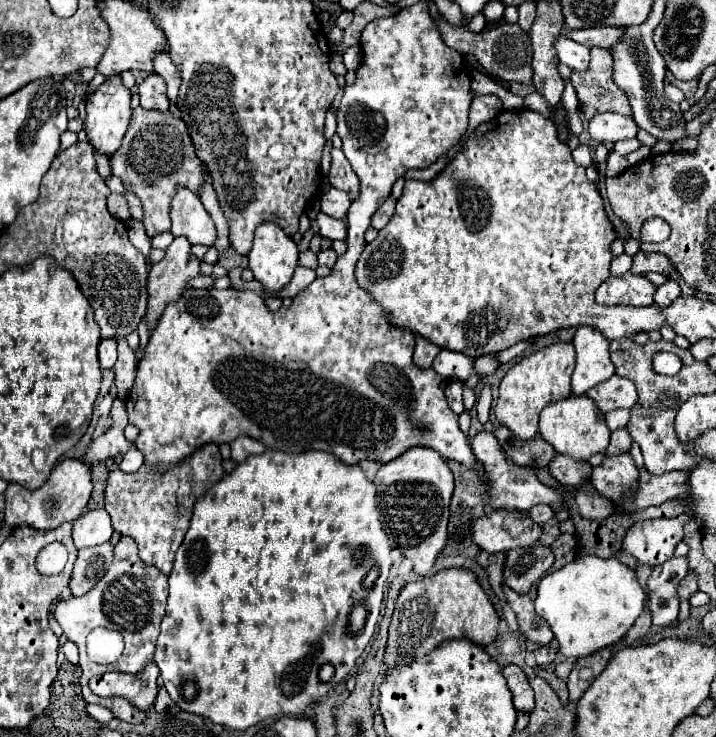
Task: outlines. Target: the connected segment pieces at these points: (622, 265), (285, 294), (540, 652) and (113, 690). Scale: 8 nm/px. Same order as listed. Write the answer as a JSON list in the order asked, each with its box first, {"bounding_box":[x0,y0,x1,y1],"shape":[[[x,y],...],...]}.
[{"bounding_box":[610,254,632,276],"shape":[[[620,254],[620,256],[616,256],[616,258],[612,260],[612,264],[610,264],[610,274],[612,274],[612,276],[624,276],[624,274],[630,270],[630,266],[632,266],[632,256]]]},{"bounding_box":[278,266,316,298],"shape":[[[298,266],[296,272],[294,272],[294,278],[292,282],[278,292],[280,298],[294,298],[298,292],[302,292],[308,284],[312,284],[316,280],[316,270],[312,268],[304,268],[304,266]]]},{"bounding_box":[534,646,558,666],"shape":[[[540,646],[540,648],[536,648],[534,656],[536,656],[536,662],[540,666],[550,666],[550,664],[554,664],[558,660],[558,652],[552,646]]]},{"bounding_box":[89,662,158,710],"shape":[[[150,662],[144,668],[144,672],[138,674],[104,672],[100,676],[94,676],[89,681],[89,687],[98,696],[126,696],[136,704],[136,708],[150,710],[158,692],[156,678],[158,678],[158,666]]]}]

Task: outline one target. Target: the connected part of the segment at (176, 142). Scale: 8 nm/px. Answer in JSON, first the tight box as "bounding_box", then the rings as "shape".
{"bounding_box":[110,106,202,236],"shape":[[[140,106],[134,108],[126,138],[116,156],[110,158],[110,166],[114,176],[120,176],[124,186],[142,200],[144,228],[148,236],[156,236],[168,230],[168,208],[178,186],[192,188],[194,192],[198,192],[200,188],[202,162],[194,152],[184,120],[174,116],[172,112],[144,110]]]}

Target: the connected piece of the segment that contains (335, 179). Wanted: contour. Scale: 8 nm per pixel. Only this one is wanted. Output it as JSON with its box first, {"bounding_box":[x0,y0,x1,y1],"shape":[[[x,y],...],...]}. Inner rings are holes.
{"bounding_box":[328,148,356,190],"shape":[[[332,148],[332,164],[330,164],[328,178],[330,178],[330,184],[338,190],[346,190],[348,184],[356,184],[354,182],[356,176],[354,176],[344,152],[338,148]]]}

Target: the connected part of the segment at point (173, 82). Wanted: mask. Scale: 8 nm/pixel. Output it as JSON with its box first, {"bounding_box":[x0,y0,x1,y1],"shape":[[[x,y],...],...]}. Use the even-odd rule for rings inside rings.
{"bounding_box":[154,54,180,106],"shape":[[[160,54],[160,56],[156,56],[156,60],[154,60],[154,64],[156,64],[156,72],[166,80],[166,84],[168,84],[168,98],[170,98],[170,104],[174,104],[176,106],[176,98],[178,98],[178,88],[180,88],[180,72],[178,72],[178,68],[174,66],[174,62],[170,60],[170,56],[168,54]]]}

